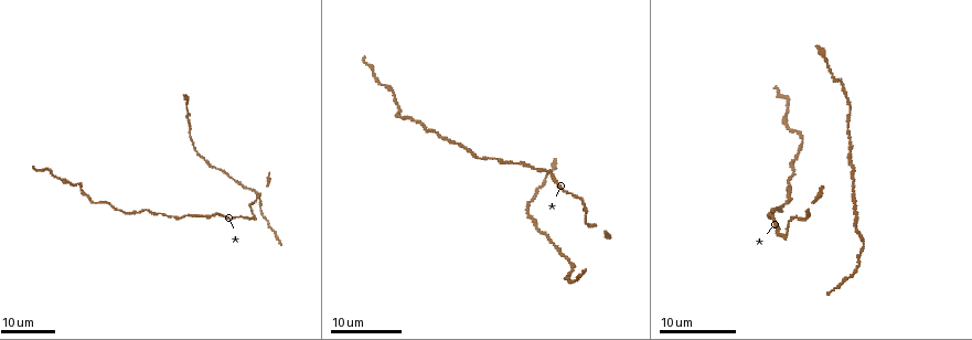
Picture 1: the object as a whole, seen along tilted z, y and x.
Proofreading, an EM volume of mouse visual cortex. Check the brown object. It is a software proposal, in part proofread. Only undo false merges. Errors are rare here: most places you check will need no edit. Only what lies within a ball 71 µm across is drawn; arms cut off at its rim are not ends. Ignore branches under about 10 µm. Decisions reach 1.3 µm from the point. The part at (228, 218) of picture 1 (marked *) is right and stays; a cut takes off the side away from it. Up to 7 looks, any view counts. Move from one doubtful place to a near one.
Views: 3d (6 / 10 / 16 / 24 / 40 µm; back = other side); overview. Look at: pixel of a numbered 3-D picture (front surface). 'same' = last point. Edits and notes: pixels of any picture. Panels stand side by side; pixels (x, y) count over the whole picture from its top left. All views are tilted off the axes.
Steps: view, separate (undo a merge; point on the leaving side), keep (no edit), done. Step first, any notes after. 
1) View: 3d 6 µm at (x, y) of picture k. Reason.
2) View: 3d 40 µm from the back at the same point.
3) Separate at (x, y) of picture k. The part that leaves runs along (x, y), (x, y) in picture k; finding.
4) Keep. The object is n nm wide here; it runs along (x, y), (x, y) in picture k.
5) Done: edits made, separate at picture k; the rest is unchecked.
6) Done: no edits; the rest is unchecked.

View: 3d 24 µm at (849, 113) of picture 1. Thick turns thin.

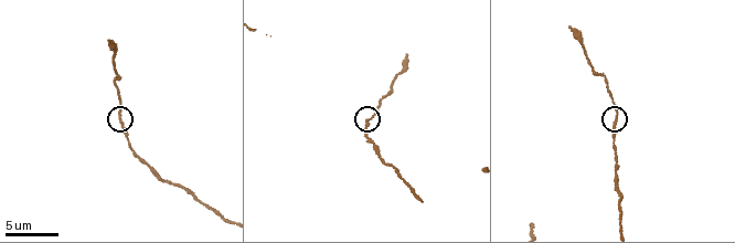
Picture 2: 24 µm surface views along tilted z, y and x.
View: 3d 6 µm at (615, 119) of picture 2.

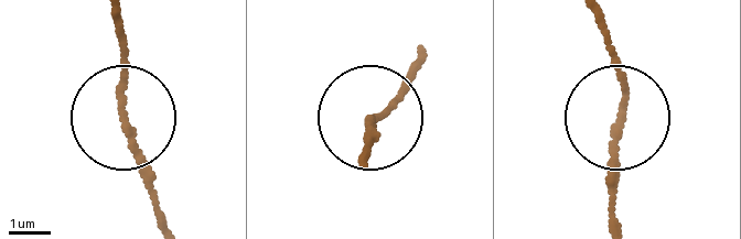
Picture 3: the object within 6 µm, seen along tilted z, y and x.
Keep. The object is 150 nm wide here; continuous, no second neuron.

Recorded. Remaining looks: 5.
View: 3d 24 µm at (425, 129) of picture 1. A narrow waist.

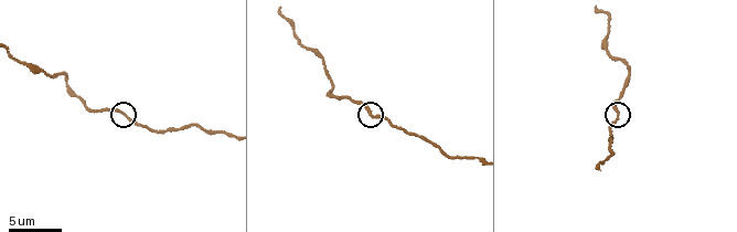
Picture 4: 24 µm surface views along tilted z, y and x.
View: 3d 10 µm at (372, 116) of picture 4.

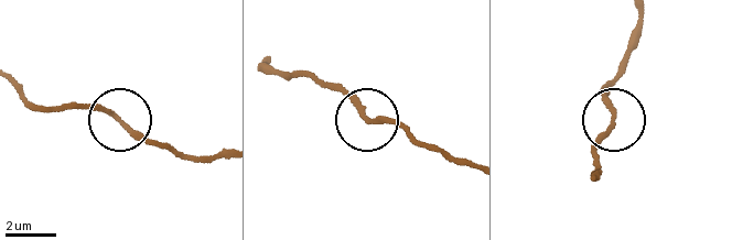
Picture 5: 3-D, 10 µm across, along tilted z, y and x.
View: 3d 6 µm at (124, 123) of picture 5.

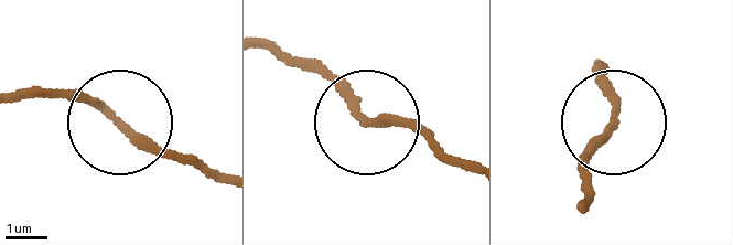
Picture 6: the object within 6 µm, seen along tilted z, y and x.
Keep. The object is 190 nm wide here; it runs along (219, 172), (133, 142), (78, 100), (34, 92) in picture 6; continuous, no second neuron.

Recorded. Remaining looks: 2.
View: 3d 6 µm at (325, 61) of picture 4. Thick turns thin.

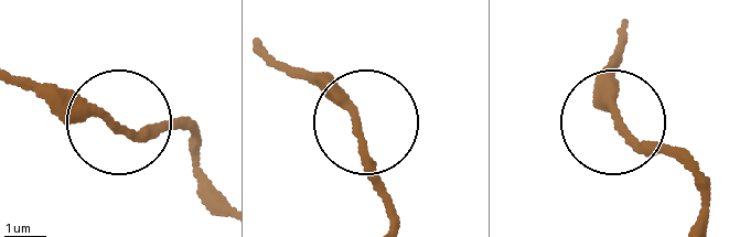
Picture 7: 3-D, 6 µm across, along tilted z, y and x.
Keep. The object is 190 nm wide here; it runs along (697, 221), (696, 174), (617, 119), (614, 57) in picture 7; continuous, no second neuron.

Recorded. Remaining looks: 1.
Done: no edits; the rest is unchecked.

